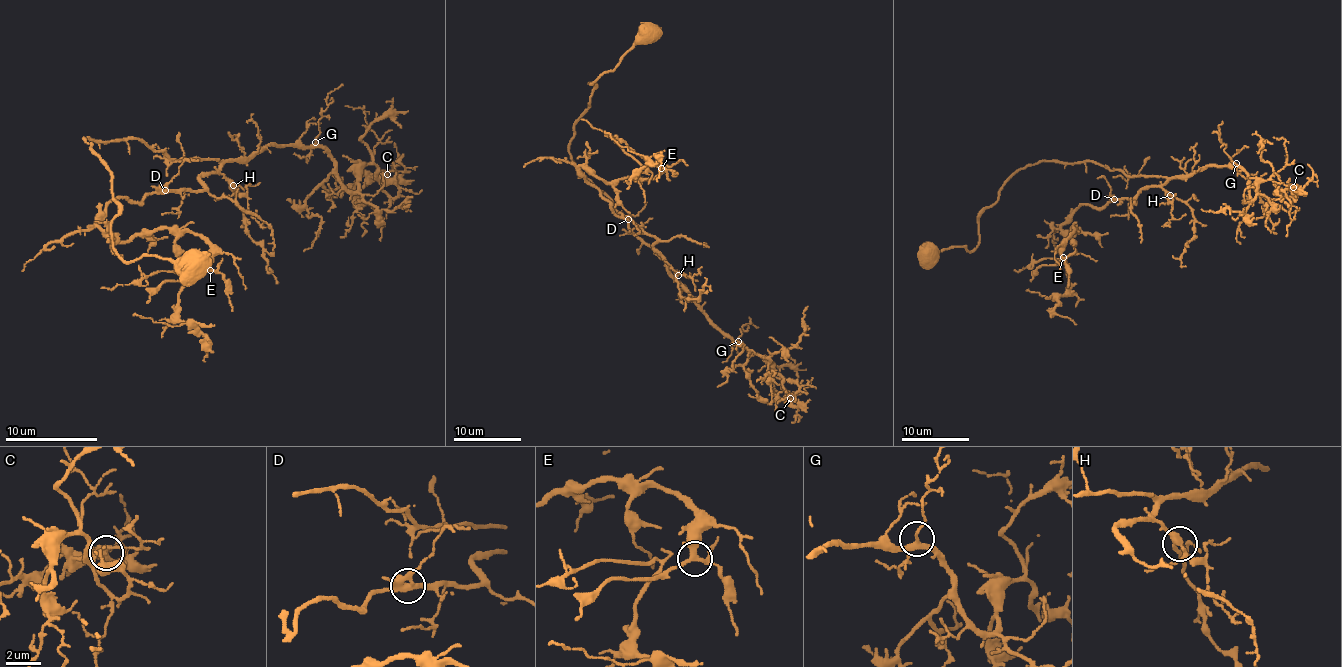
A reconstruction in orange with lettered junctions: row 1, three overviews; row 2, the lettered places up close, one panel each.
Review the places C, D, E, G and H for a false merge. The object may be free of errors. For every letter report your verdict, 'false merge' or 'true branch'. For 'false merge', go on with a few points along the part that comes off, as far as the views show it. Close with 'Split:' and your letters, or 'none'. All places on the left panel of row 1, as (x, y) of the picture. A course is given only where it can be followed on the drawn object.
C: true branch
D: true branch
E: true branch
G: true branch
H: true branch
Split: none

